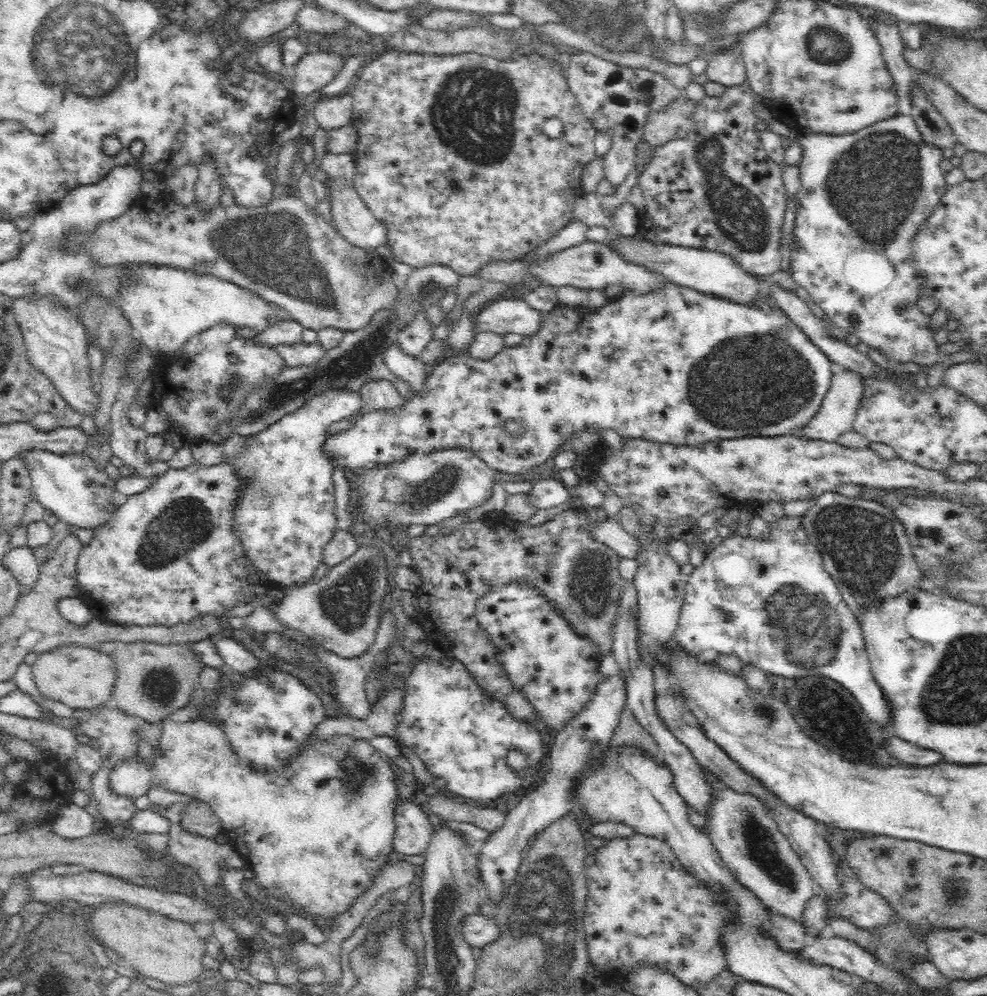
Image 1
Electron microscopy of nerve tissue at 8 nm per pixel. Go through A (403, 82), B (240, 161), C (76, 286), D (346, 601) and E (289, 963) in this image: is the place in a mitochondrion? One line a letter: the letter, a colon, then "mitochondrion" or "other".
A: other
B: other
C: mitochondrion
D: mitochondrion
E: other

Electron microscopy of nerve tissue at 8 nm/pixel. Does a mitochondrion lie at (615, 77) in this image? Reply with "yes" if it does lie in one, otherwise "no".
no

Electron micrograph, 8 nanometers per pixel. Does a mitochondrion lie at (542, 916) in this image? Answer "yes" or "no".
yes

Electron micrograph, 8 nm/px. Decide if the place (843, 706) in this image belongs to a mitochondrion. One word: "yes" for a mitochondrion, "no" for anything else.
no

